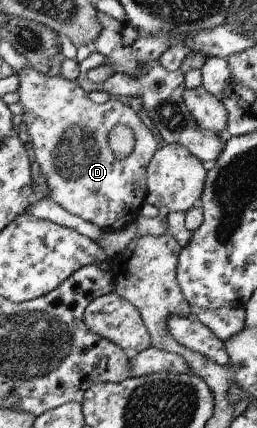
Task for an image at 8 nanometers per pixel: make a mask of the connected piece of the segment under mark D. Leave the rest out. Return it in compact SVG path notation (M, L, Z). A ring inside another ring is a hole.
M26 65L16 77L21 116L28 127L26 137L32 142L36 162L49 185L50 199L104 231L134 224L147 196L147 167L159 150L150 129L130 105L112 98L103 104L92 102L77 80L44 75L32 65ZM118 124L134 132L134 149L124 159L118 159L108 143L109 133Z

